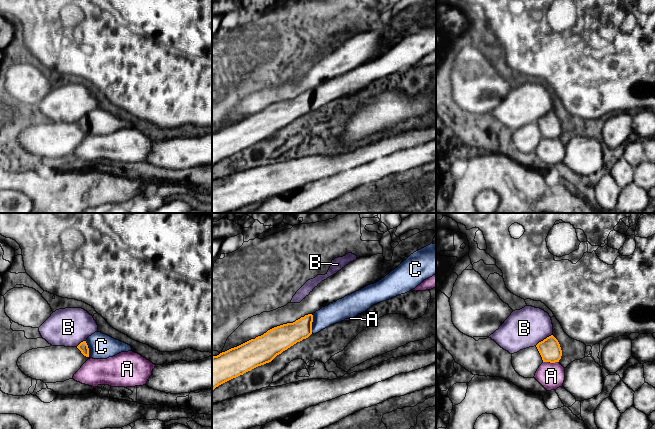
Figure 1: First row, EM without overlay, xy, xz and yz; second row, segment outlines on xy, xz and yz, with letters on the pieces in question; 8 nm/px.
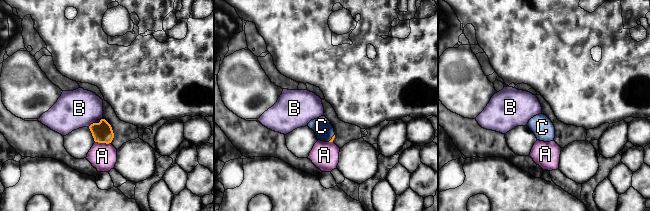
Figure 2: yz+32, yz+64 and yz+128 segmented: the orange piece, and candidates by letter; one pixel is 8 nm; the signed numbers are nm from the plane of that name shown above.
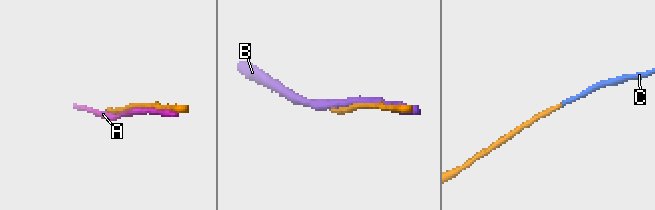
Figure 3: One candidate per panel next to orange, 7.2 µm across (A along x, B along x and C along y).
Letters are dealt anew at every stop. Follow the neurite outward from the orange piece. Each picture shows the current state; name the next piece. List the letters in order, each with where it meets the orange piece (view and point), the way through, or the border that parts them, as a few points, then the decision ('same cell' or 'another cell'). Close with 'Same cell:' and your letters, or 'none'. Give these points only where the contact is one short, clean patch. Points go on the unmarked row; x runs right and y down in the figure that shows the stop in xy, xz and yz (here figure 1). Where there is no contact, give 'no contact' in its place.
A: yz (551, 138) | another cell
B: yz (544, 115) | another cell
C: xz (311, 99) | across xz (284, 112), (296, 108), (311, 99), (338, 87) | same cell
Same cell: C

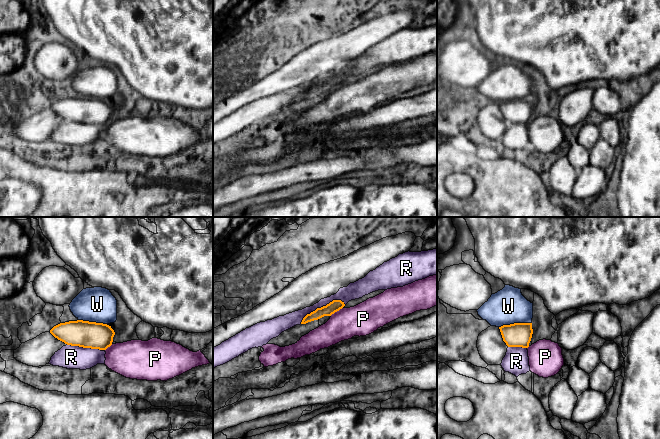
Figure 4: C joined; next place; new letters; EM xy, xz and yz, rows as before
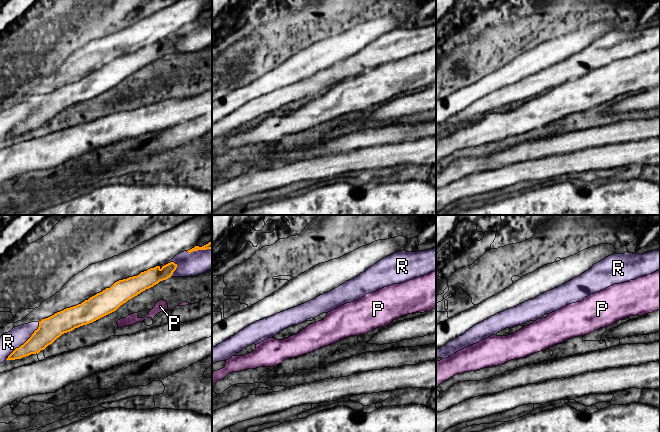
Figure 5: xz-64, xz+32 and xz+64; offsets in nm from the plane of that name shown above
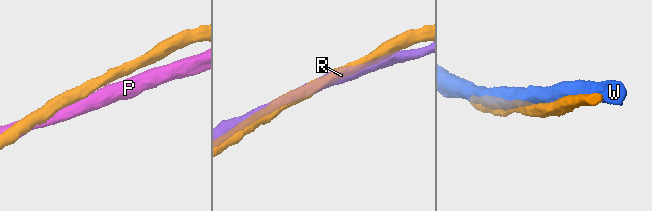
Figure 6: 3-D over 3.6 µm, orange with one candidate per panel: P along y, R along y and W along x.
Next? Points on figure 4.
P: xz (336, 87) | along xz (342, 83), (330, 91) | another cell
R: xz (321, 83) | another cell
W: yz (514, 99) | another cell
Same cell: none

